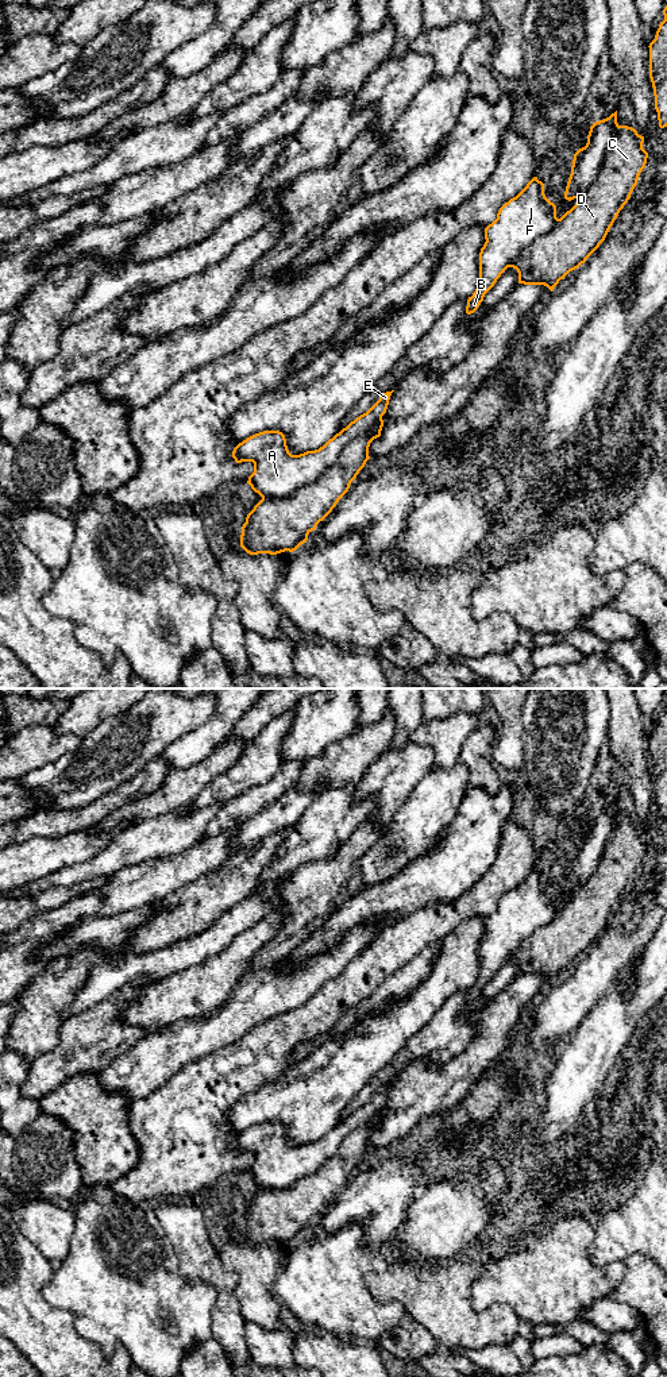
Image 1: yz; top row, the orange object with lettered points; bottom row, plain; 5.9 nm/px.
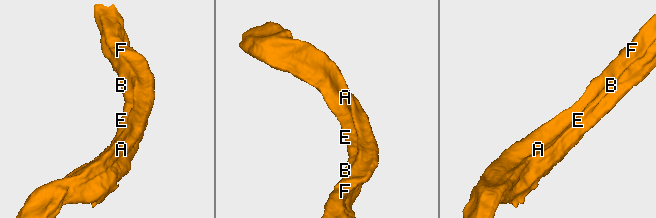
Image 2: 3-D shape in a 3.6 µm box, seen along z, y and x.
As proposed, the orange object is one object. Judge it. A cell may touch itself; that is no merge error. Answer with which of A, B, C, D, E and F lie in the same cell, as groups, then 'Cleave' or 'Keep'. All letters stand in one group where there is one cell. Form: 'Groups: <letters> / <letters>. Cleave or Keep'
Groups: A B E F / C D. Cleave

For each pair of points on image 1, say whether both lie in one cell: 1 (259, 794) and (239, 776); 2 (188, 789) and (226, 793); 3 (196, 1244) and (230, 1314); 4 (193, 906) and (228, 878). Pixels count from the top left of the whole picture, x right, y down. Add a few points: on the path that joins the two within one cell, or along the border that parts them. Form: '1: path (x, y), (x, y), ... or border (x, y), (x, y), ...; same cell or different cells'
1: border (280, 770), (269, 779), (224, 802); different cells
2: border (227, 770), (215, 776), (189, 803); different cells
3: path (203, 1261), (223, 1281), (226, 1296); same cell
4: path (201, 902), (220, 886); same cell

